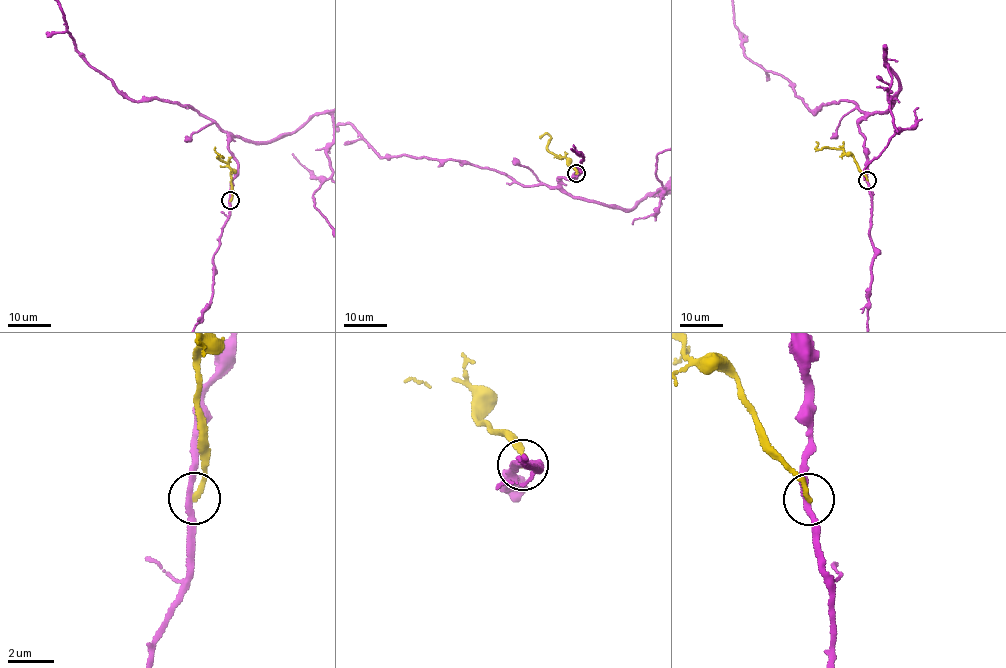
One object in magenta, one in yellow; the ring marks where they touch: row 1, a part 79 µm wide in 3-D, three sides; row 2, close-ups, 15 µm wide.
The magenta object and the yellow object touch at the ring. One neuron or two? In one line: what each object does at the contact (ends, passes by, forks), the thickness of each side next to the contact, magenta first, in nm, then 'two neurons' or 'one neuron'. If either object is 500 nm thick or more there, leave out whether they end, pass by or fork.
magenta passes by; yellow ends there; 240 nm thick on the magenta side, 240 nm on the other; two neurons

